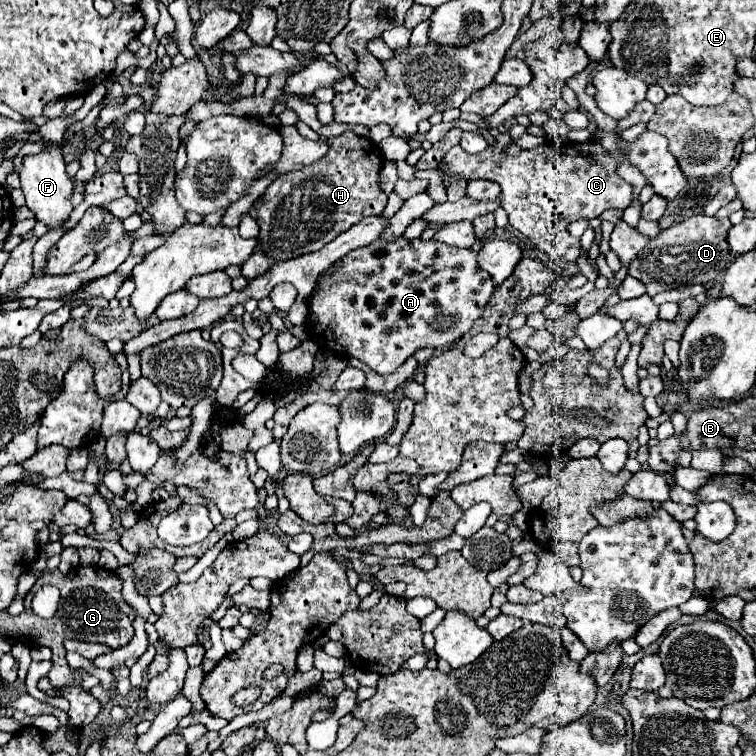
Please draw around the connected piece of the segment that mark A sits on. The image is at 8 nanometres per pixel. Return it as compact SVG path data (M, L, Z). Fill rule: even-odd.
M399 236L393 242L377 240L351 250L333 264L333 272L319 278L319 284L309 296L307 334L315 342L321 342L321 350L343 358L355 356L373 372L387 376L421 348L447 350L461 340L473 328L475 320L483 316L495 288L489 272L479 266L479 252L473 248L451 248L435 238L407 240Z

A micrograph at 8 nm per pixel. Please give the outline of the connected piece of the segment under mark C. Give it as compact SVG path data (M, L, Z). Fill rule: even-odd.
M507 132L495 136L497 146L489 146L481 154L467 154L461 146L453 146L443 158L447 172L457 180L487 178L501 186L501 206L509 214L509 224L525 234L539 250L545 250L555 262L575 262L580 256L580 241L572 238L567 226L579 218L597 218L601 210L625 210L633 200L633 186L617 176L617 162L595 140L589 142L545 142L519 156L503 156L503 148L511 142Z

